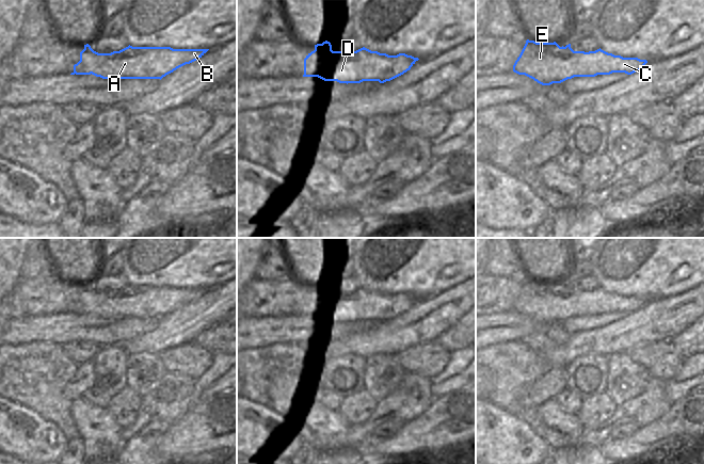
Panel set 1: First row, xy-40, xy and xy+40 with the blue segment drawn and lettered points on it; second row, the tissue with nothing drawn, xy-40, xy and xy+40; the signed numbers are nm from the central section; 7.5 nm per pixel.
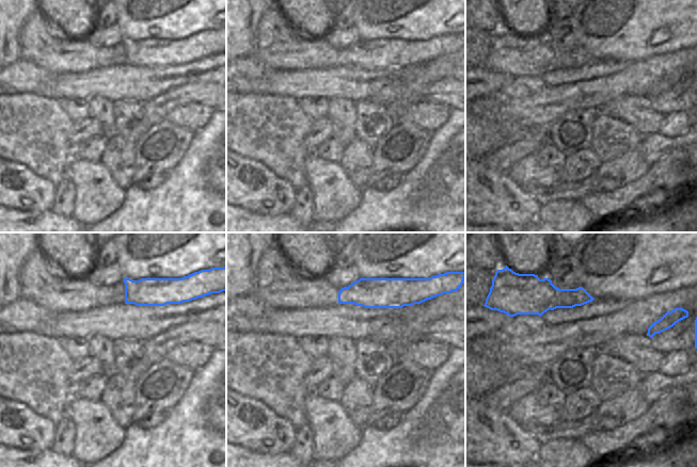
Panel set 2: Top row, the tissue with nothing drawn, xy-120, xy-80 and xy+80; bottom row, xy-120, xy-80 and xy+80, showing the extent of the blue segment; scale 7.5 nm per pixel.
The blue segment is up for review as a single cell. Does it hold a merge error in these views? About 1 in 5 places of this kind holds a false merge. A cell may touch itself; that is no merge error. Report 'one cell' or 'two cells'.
two cells

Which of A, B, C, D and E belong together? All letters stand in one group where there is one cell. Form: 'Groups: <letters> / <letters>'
Groups: A B C D / E.

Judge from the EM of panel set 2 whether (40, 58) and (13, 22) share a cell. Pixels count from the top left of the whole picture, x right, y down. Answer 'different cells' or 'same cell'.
different cells

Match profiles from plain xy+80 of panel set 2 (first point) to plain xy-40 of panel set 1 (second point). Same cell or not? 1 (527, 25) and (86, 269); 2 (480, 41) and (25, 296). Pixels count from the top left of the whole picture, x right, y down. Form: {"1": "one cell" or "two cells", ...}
{"1": "one cell", "2": "one cell"}

